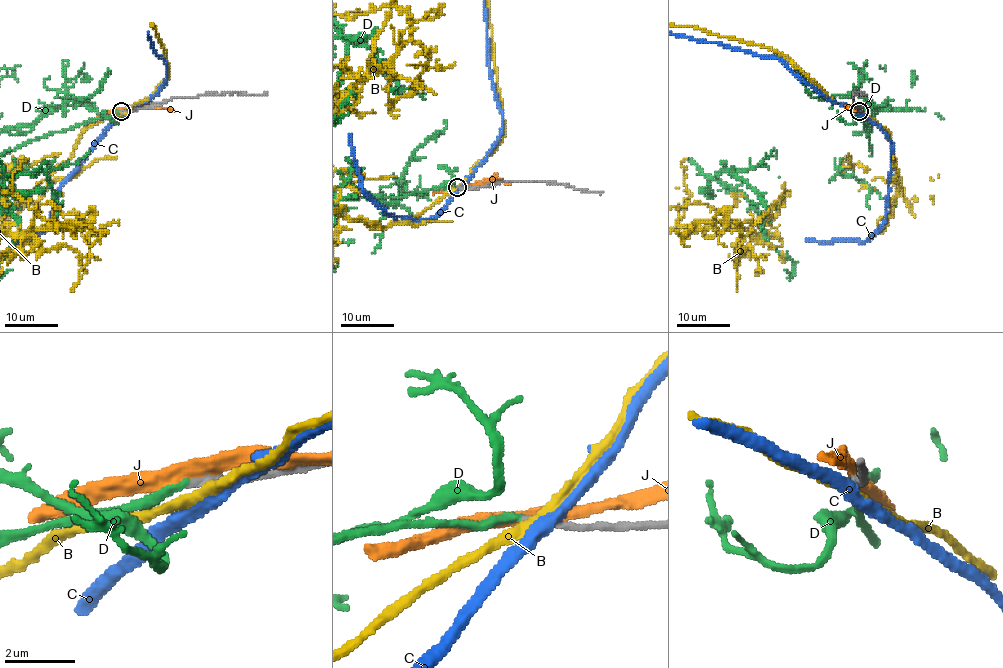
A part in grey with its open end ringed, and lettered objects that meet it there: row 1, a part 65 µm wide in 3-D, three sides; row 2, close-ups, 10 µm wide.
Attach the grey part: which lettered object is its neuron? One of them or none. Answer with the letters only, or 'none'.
D

